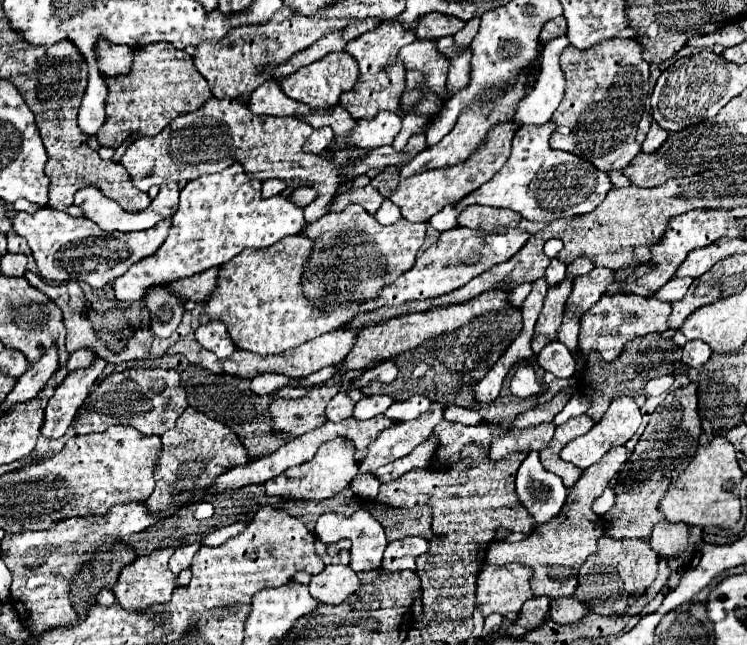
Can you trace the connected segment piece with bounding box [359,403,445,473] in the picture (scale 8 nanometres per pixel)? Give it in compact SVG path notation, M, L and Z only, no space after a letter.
M433 403L433 407L429 409L429 417L397 421L389 429L383 429L381 435L369 443L367 455L359 463L359 471L373 473L377 467L383 467L409 455L417 445L429 439L433 427L443 419L443 411L443 403Z

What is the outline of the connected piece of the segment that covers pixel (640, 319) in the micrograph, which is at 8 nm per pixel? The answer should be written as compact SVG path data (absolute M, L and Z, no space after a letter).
M613 293L613 295L601 295L601 299L581 315L579 319L579 351L581 357L589 357L591 351L599 353L603 361L611 363L619 357L621 349L635 337L647 335L653 331L665 331L667 329L667 317L671 313L671 305L665 301L657 301L653 297L645 299L641 295L625 295L625 293Z

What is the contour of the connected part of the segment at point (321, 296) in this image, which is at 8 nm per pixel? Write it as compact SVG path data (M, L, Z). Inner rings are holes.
M357 203L347 205L343 211L327 213L315 223L305 223L301 235L313 241L313 249L309 253L309 261L305 263L305 273L301 279L305 299L311 305L329 305L333 301L365 301L379 297L379 291L385 285L391 285L395 279L399 279L413 267L417 253L425 241L425 229L425 221L411 223L405 219L399 219L399 225L379 225L379 221L375 221L375 217Z

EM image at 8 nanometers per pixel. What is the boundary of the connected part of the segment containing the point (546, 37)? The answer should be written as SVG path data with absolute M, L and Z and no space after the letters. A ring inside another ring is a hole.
M557 17L557 19L551 19L551 21L547 21L547 23L549 23L549 25L545 25L543 31L541 31L541 35L539 35L541 45L545 45L545 43L549 43L551 39L557 39L557 37L561 37L561 35L567 33L567 21L565 21L565 17Z

